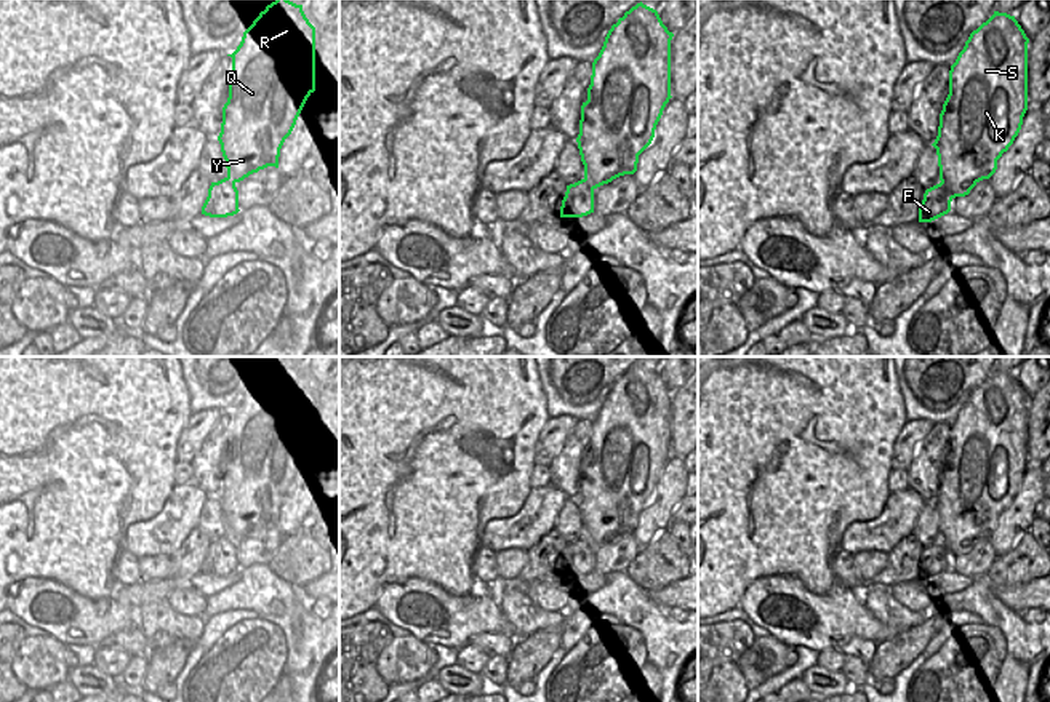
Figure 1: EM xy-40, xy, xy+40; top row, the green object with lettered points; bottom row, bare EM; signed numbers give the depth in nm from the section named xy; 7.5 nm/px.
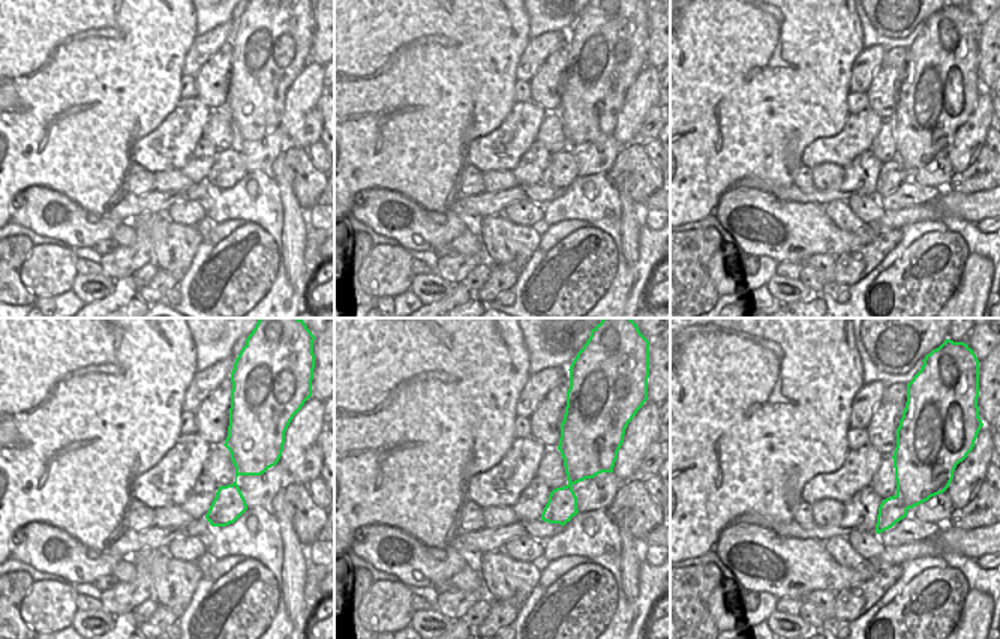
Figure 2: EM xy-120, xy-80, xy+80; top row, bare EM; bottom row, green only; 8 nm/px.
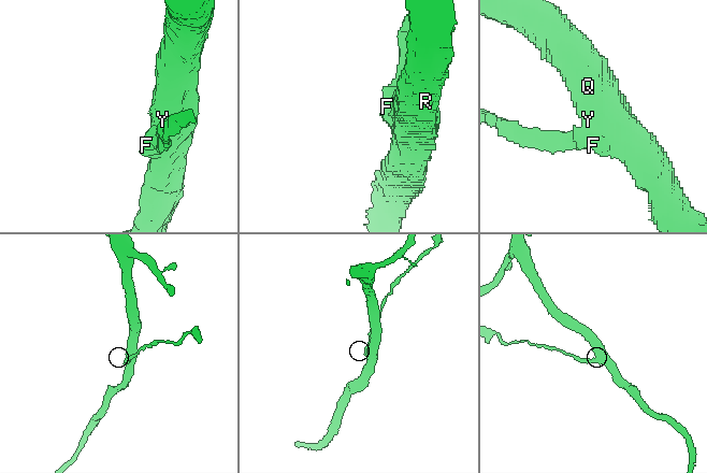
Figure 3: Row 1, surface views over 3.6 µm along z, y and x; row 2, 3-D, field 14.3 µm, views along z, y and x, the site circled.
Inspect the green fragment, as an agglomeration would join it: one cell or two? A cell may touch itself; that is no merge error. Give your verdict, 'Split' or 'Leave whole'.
Split

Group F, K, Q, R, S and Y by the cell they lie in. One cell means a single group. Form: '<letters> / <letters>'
F / K Q R S Y

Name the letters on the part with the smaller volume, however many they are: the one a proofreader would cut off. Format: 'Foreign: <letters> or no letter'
Foreign: F

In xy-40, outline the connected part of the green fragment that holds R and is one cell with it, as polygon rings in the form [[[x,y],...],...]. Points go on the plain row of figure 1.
[[[277,357],[243,390],[232,413],[229,456],[222,465],[218,499],[226,518],[227,536],[235,540],[267,525],[279,526],[280,507],[315,449],[315,385],[288,357]]]

